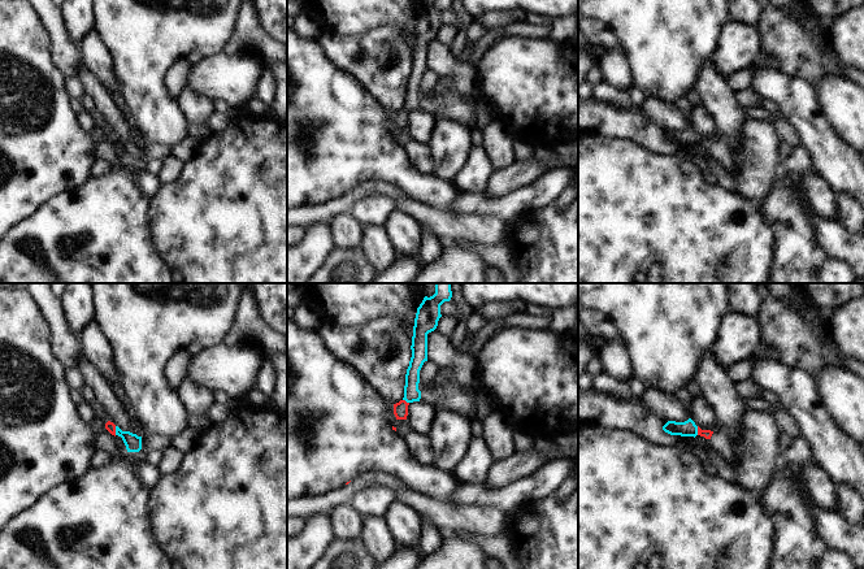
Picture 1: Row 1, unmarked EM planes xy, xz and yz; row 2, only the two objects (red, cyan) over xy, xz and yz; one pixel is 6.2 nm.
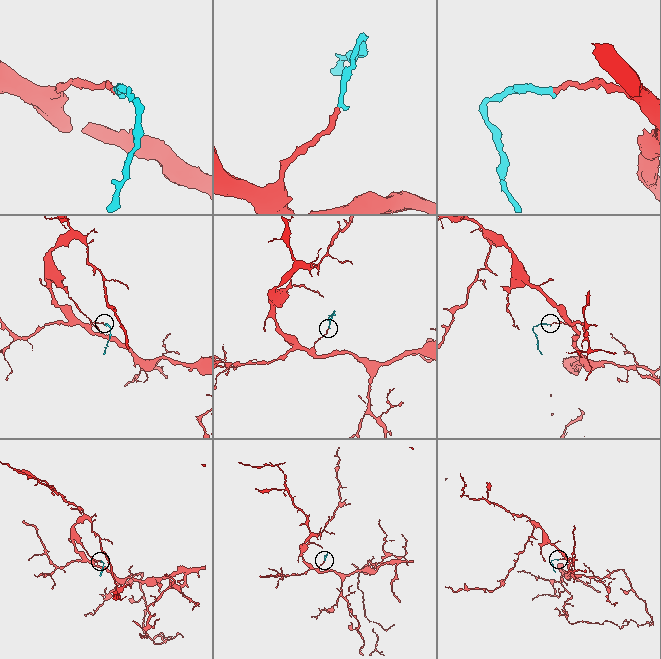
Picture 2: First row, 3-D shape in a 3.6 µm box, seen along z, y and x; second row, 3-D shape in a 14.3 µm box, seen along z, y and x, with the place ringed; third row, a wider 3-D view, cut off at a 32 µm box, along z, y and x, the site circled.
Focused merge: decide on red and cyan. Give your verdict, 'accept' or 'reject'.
accept

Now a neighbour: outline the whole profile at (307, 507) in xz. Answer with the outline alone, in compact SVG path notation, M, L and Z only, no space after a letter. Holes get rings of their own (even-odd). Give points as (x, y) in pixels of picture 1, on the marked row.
M369 470L353 478L348 485L327 491L318 496L287 500L287 517L311 517L313 514L329 513L339 504L348 504L353 494L366 485L382 485L391 490L404 488L395 475L379 470Z

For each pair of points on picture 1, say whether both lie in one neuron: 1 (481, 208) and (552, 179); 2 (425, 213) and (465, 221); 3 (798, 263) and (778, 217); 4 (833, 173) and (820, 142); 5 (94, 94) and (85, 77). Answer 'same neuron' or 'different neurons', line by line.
1: same neuron
2: same neuron
3: same neuron
4: same neuron
5: same neuron

